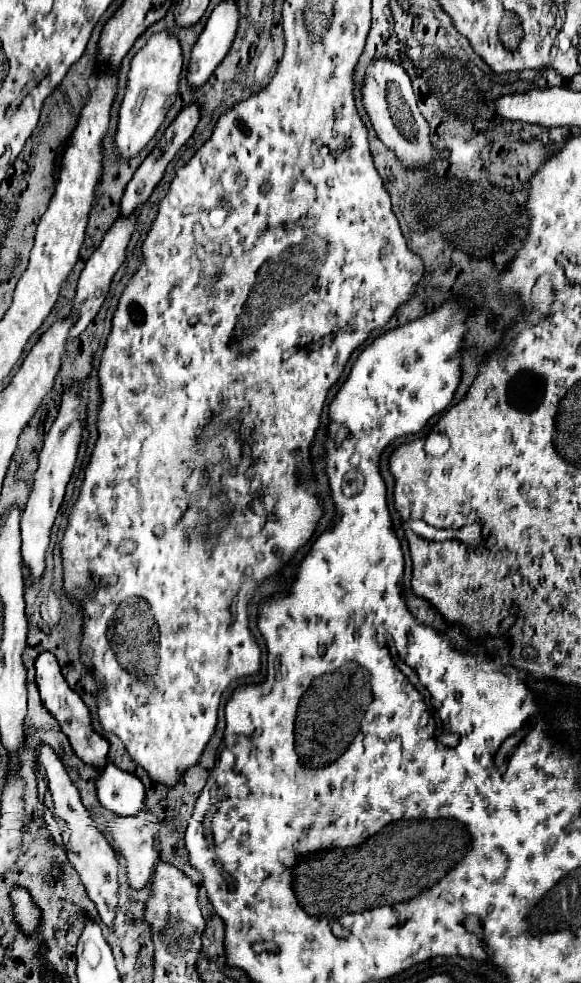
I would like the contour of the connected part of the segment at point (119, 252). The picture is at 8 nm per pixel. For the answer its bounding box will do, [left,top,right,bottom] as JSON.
[69,213,137,341]

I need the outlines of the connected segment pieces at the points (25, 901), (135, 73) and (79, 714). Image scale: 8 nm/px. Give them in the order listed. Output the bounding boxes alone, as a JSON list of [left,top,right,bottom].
[[11,885,41,935],[113,31,183,159],[35,651,109,769]]

